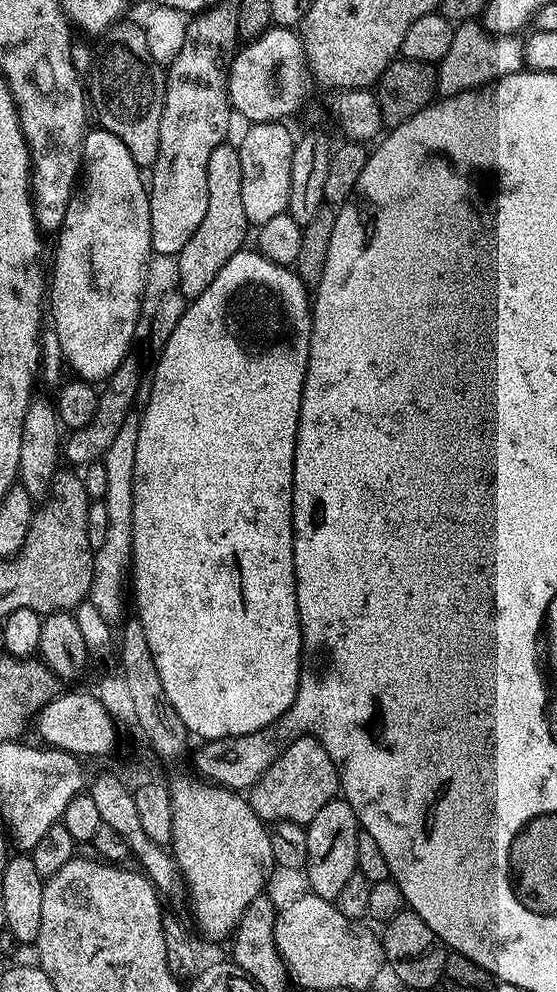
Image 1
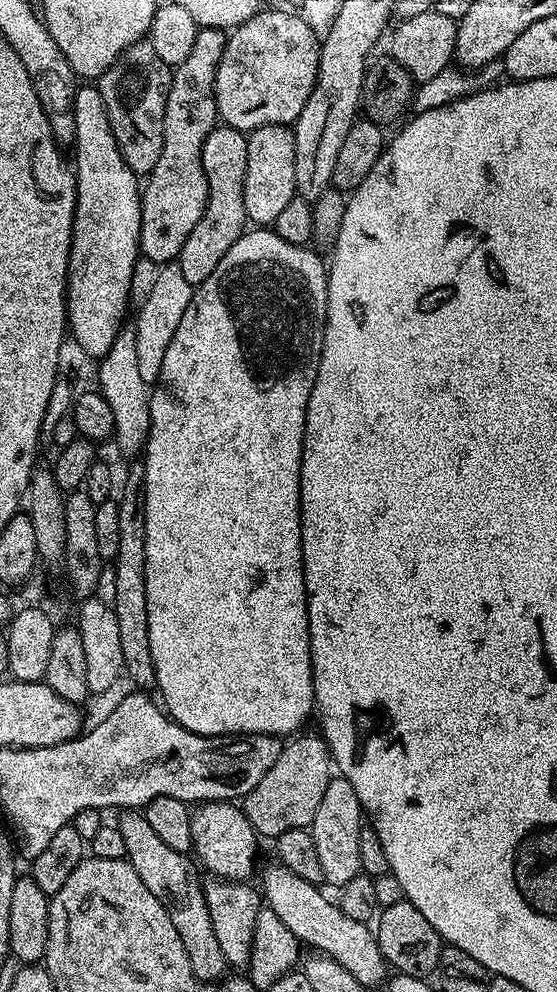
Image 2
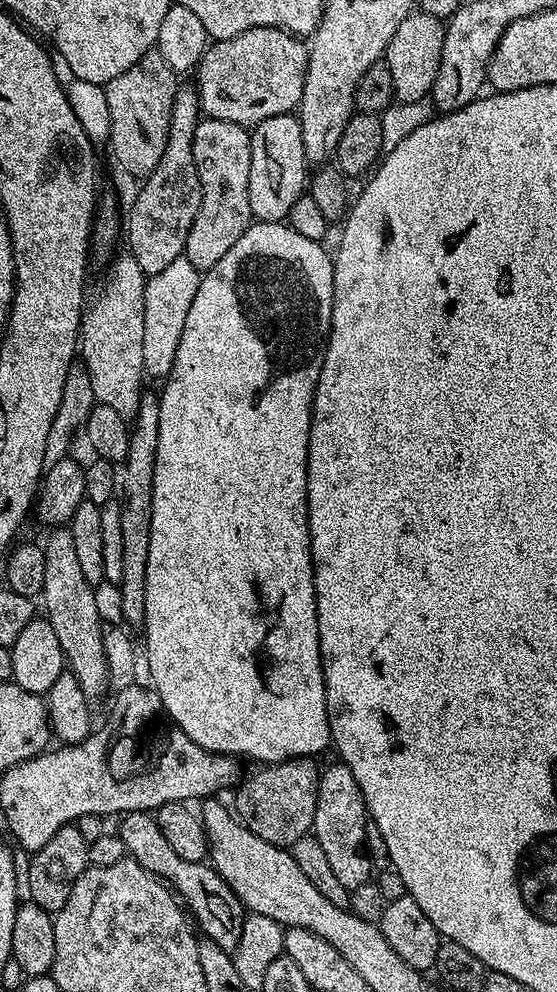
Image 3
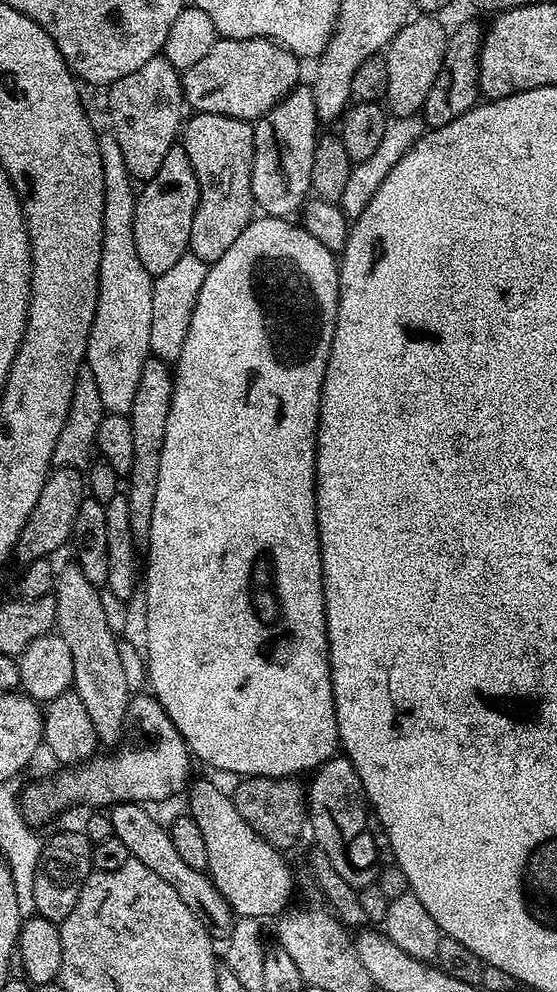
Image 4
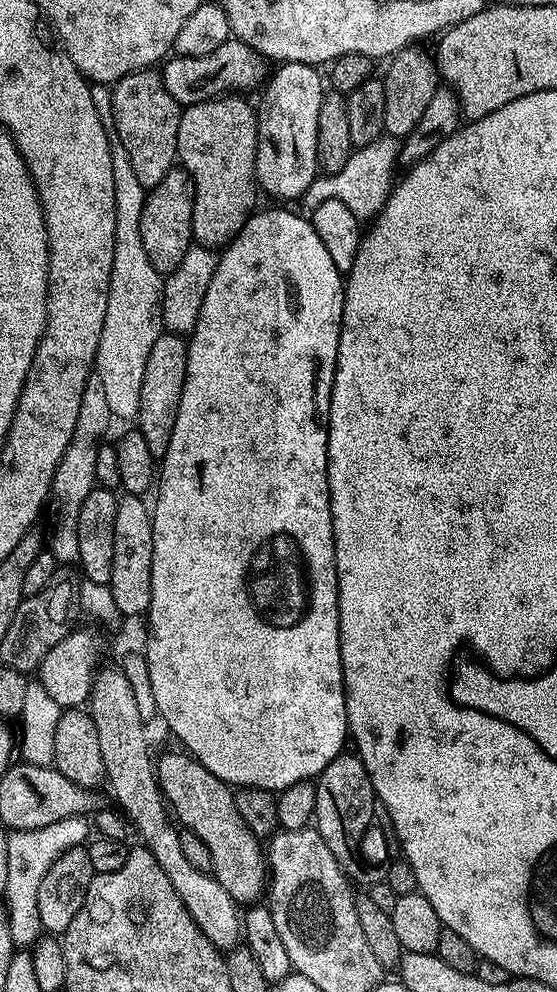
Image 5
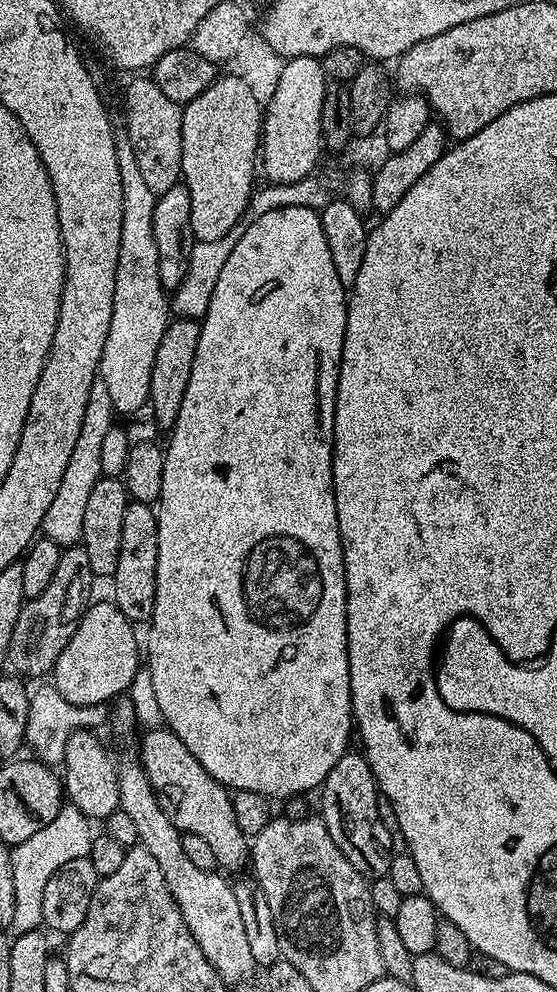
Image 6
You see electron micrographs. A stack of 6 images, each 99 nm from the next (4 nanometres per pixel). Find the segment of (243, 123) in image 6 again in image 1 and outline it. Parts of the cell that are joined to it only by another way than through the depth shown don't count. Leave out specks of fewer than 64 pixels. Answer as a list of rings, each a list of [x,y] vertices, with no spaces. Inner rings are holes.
[[[235,143],[219,144],[214,154],[210,154],[210,166],[206,166],[206,194],[208,201],[202,223],[174,260],[176,276],[180,279],[178,290],[186,298],[202,294],[202,290],[218,278],[218,270],[245,247],[244,239],[250,236],[250,225],[242,206],[242,158]]]

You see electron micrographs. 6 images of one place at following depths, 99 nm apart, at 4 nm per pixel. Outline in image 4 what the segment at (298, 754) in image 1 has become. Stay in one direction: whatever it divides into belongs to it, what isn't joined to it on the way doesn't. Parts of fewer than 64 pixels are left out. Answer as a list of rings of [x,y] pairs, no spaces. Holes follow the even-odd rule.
[[[250,776],[239,781],[240,784],[236,789],[231,789],[230,795],[238,814],[246,818],[246,826],[250,830],[257,832],[261,838],[266,841],[272,848],[289,850],[300,840],[300,835],[305,835],[308,819],[308,793],[305,785],[295,776]]]

